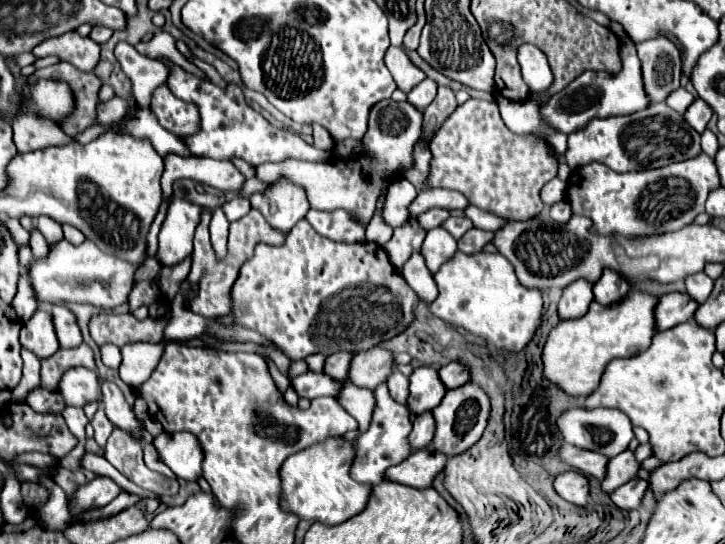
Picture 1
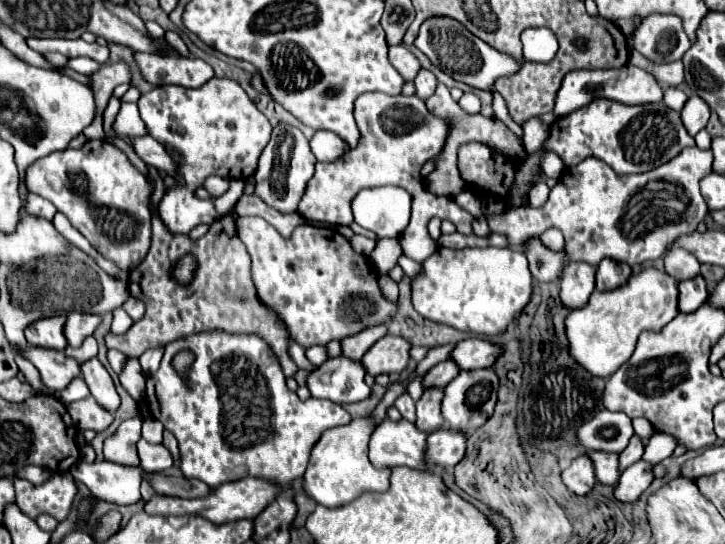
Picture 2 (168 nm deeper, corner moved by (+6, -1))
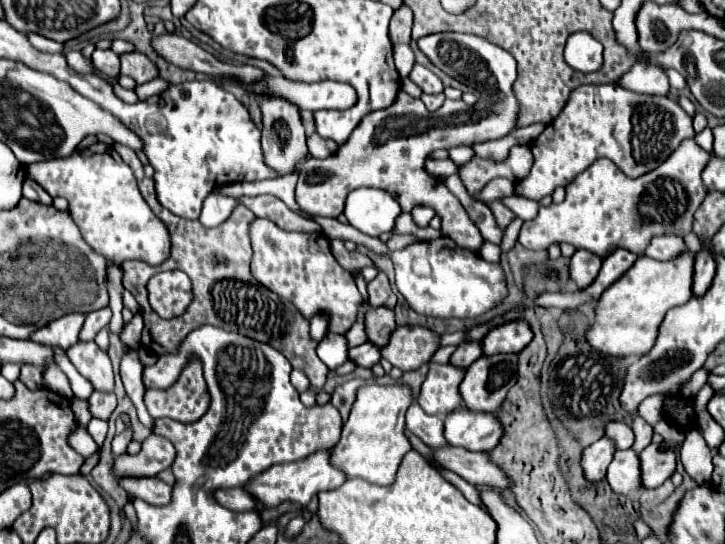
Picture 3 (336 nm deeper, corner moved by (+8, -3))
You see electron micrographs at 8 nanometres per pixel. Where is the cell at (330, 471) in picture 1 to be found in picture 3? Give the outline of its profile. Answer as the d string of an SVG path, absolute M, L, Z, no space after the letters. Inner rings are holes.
M363 385L357 391L357 401L353 403L351 415L343 425L341 439L331 449L331 465L343 471L347 479L361 477L373 485L391 485L403 455L411 451L411 443L403 435L405 411L411 403L411 391L405 385Z

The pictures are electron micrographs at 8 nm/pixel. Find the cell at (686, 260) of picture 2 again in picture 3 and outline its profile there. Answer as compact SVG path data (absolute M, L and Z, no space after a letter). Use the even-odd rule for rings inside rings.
M661 235L659 239L653 239L653 243L649 243L645 255L657 261L671 261L677 255L683 255L687 249L683 237L677 235Z

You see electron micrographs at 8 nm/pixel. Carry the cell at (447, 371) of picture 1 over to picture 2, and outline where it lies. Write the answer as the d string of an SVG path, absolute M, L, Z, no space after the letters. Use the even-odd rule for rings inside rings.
M465 339L459 341L451 357L457 361L457 365L465 371L491 367L497 357L503 353L503 345L491 343L487 339Z

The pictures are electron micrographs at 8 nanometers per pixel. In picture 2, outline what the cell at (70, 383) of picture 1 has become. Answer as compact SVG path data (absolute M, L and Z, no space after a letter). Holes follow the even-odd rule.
M27 345L25 349L15 349L13 353L23 353L27 361L31 361L37 371L41 373L43 385L51 391L63 391L73 377L81 375L79 363L73 357L67 357L63 351L57 349L47 349L47 347L31 347Z

